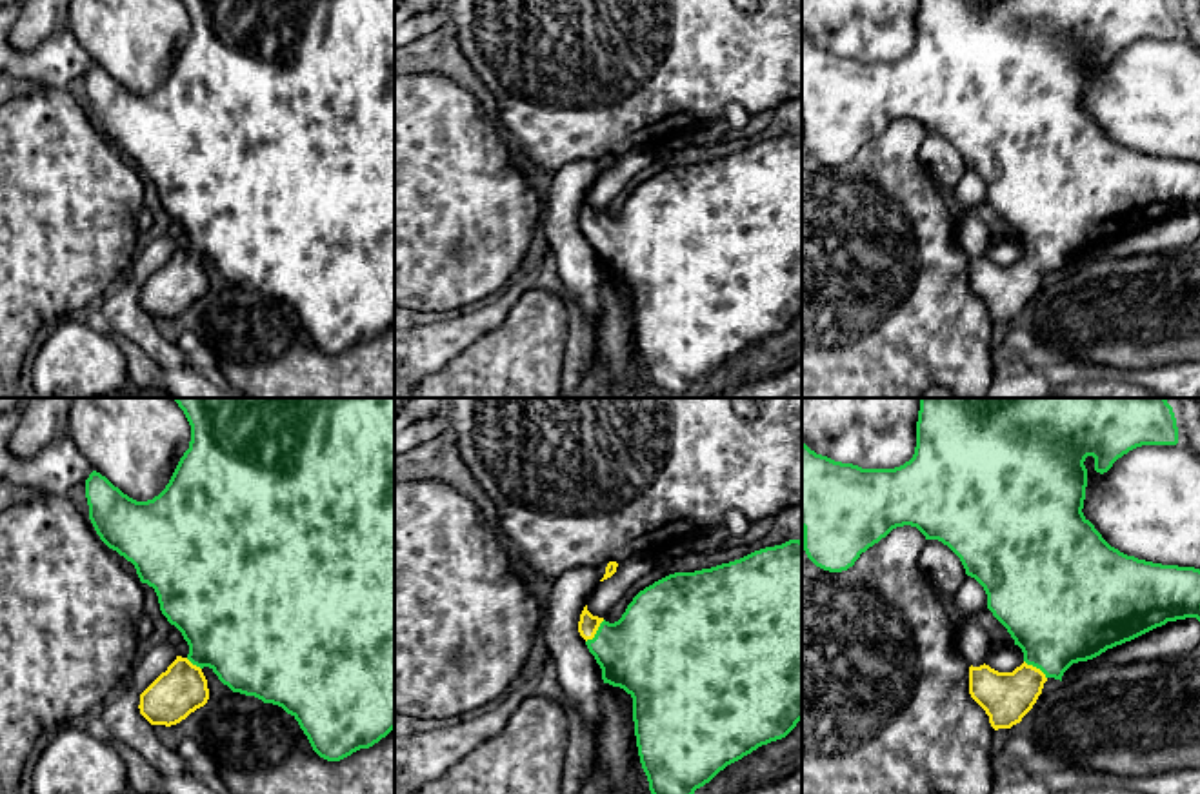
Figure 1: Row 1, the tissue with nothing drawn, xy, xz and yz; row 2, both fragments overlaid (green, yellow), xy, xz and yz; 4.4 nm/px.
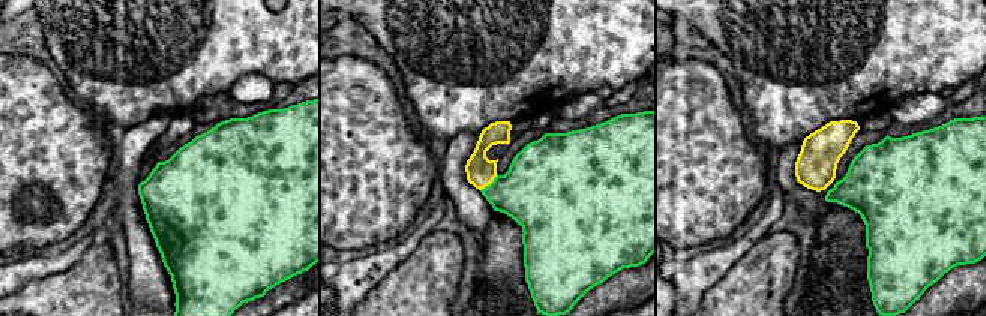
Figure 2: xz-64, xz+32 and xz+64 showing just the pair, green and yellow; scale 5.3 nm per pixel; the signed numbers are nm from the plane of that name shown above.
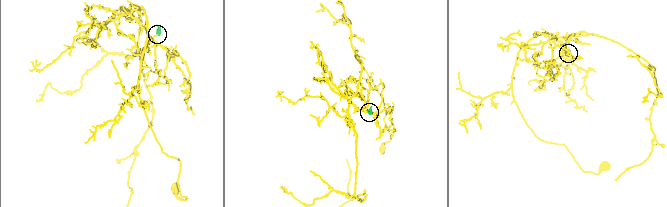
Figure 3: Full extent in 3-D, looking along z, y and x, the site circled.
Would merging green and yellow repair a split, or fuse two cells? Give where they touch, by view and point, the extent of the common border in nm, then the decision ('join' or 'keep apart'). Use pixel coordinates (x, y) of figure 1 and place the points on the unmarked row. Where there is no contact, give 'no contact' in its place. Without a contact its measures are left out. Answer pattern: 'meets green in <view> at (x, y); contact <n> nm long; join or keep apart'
meets green in xz at (597, 226); contact 130 nm long; join

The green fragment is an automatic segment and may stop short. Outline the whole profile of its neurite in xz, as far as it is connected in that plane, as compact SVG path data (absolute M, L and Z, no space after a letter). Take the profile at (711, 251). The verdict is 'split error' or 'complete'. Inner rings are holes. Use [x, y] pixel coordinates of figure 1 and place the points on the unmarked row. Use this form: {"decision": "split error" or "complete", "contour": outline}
{"decision": "split error", "contour": "M802 134L755 144L740 153L695 165L675 165L640 184L615 216L593 209L584 200L578 225L602 262L604 276L624 282L633 291L635 329L642 362L655 392L667 396L687 392L727 358L742 352L762 338L785 331L802 313Z"}

